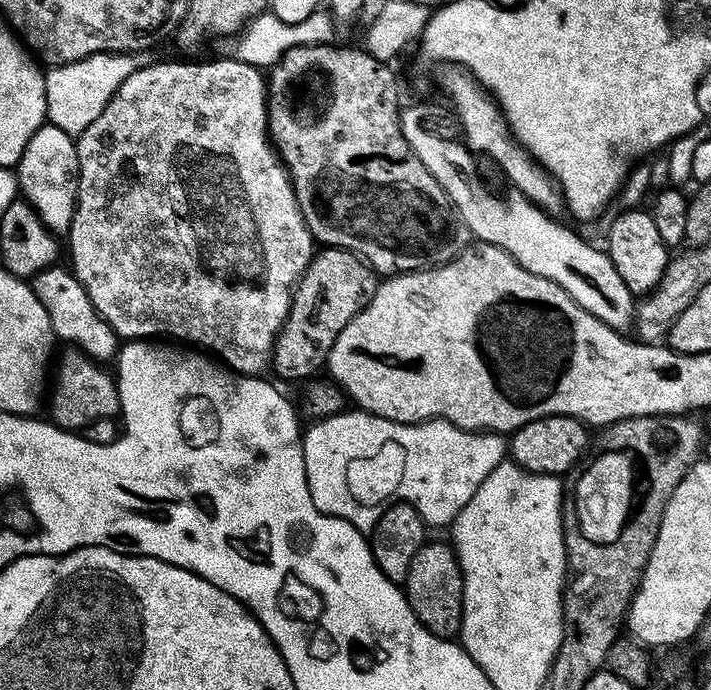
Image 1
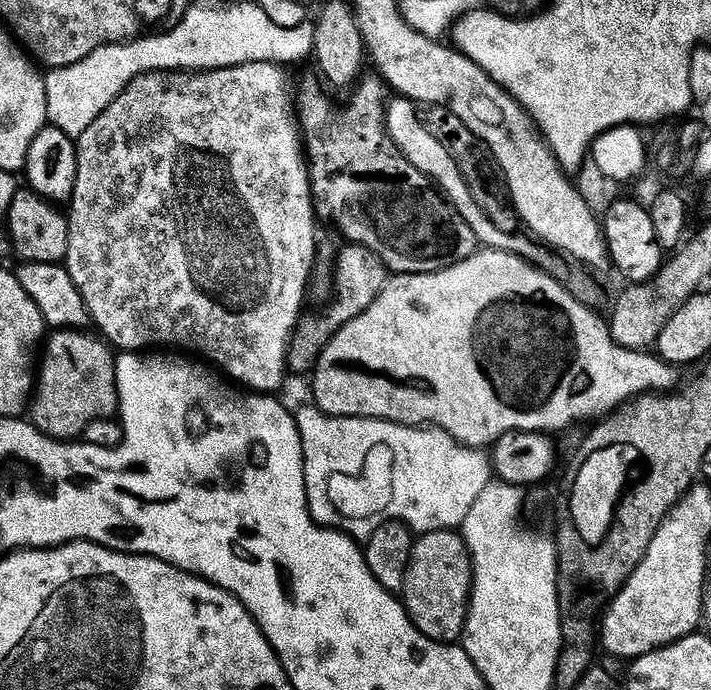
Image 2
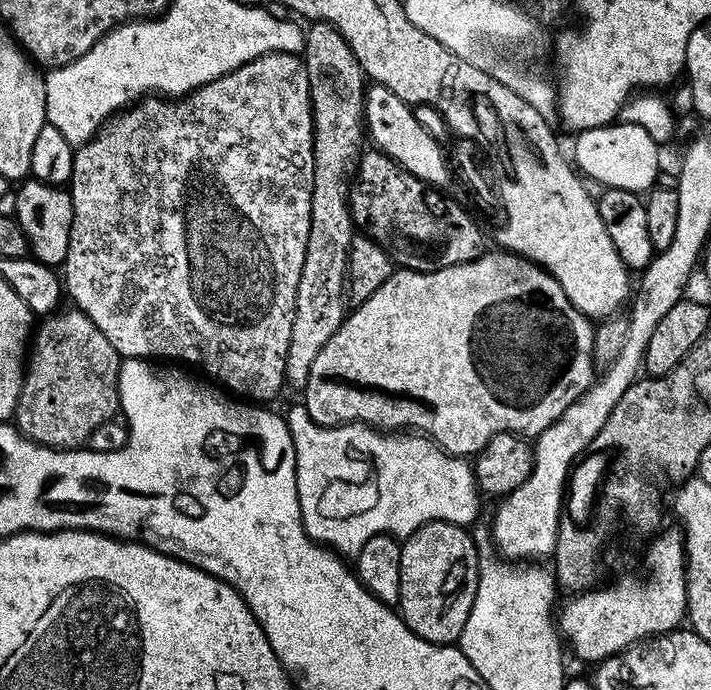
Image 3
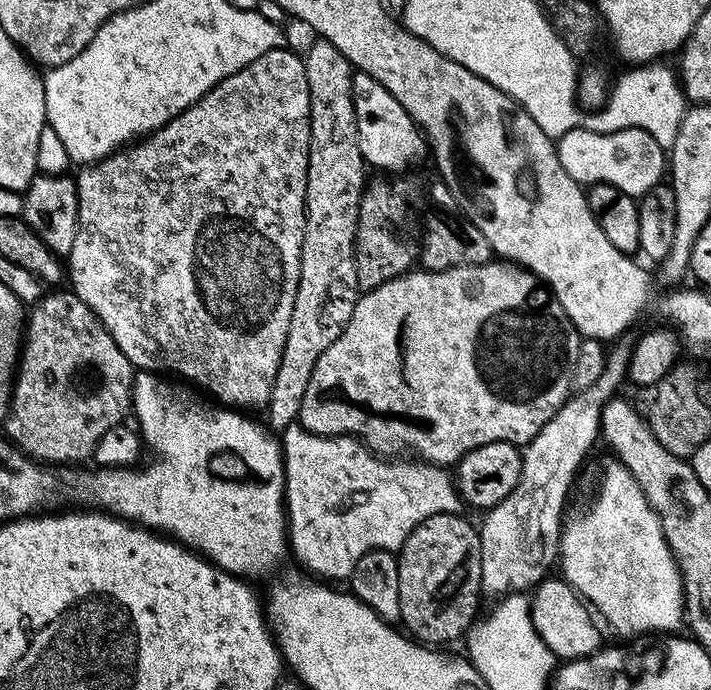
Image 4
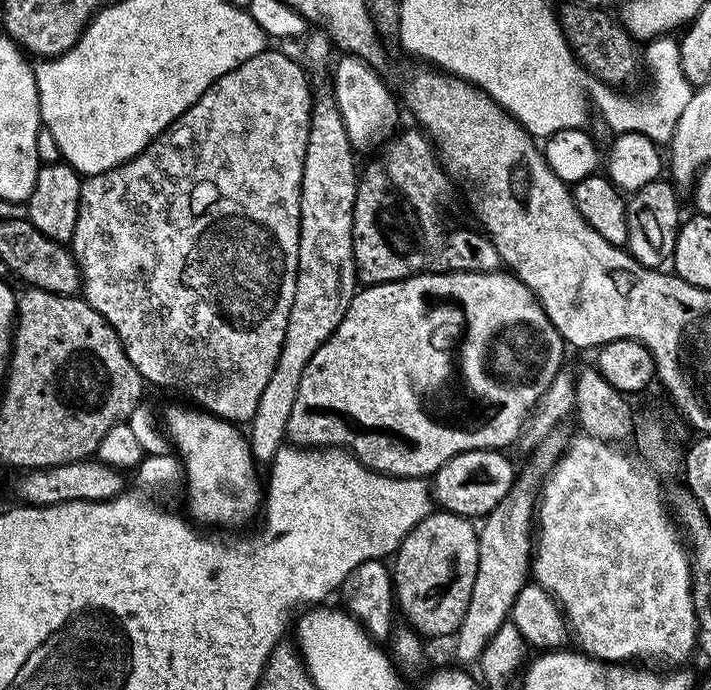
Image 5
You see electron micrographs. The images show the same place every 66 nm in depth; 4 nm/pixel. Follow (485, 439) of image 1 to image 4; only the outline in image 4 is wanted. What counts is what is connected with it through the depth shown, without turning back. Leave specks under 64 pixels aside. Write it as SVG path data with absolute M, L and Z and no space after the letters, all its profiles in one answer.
M300 423L292 424L283 429L282 447L284 450L284 499L286 501L286 531L290 541L290 552L301 569L305 573L315 574L328 582L336 580L347 581L351 577L354 566L358 566L358 558L366 554L372 548L381 548L387 552L399 553L406 538L414 530L414 526L421 524L426 518L434 514L446 514L447 512L459 513L462 508L460 493L456 491L456 481L450 475L447 467L439 464L430 464L419 458L381 458L377 453L371 452L363 442L354 436L316 436L304 429Z

